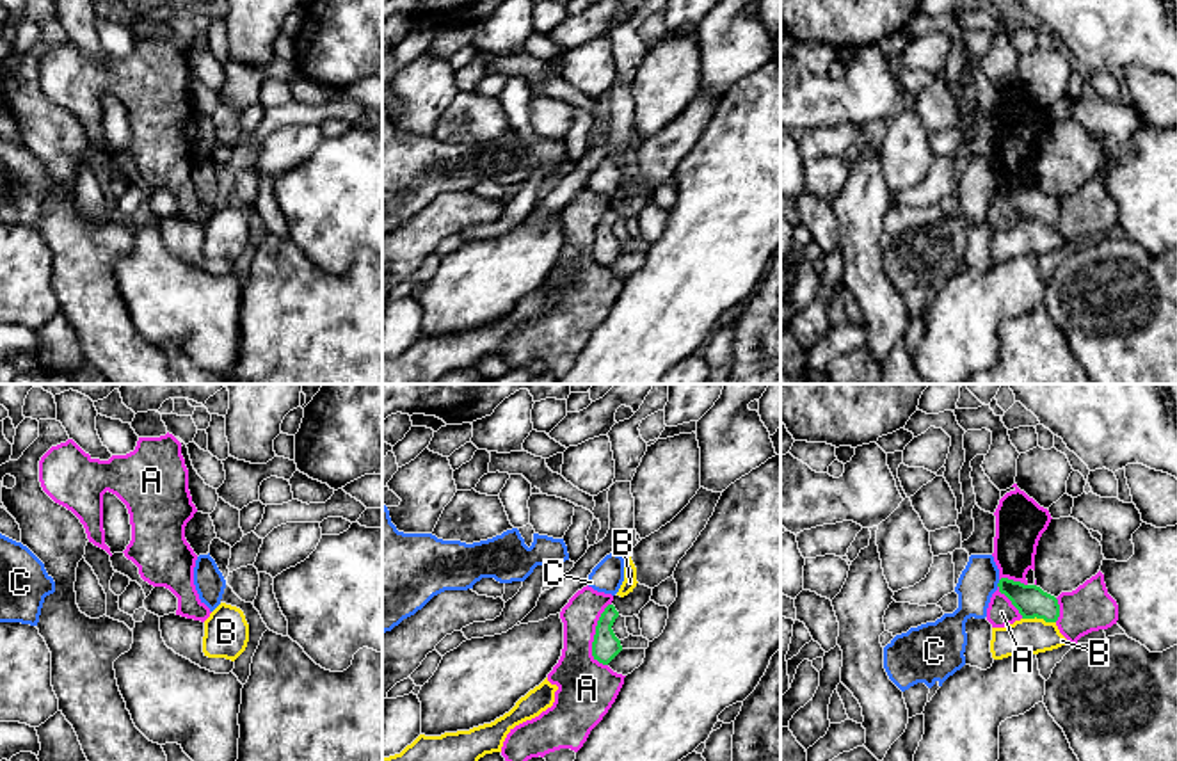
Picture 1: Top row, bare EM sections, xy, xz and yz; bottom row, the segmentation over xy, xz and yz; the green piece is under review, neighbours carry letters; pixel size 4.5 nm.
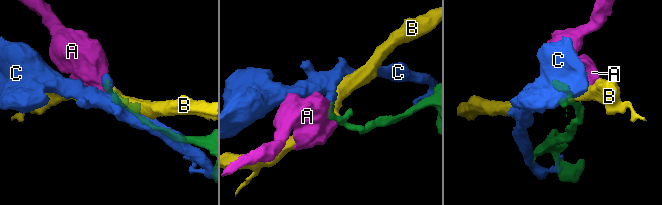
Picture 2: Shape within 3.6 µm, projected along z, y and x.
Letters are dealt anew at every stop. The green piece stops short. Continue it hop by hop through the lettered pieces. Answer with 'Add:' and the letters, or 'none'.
Add: none

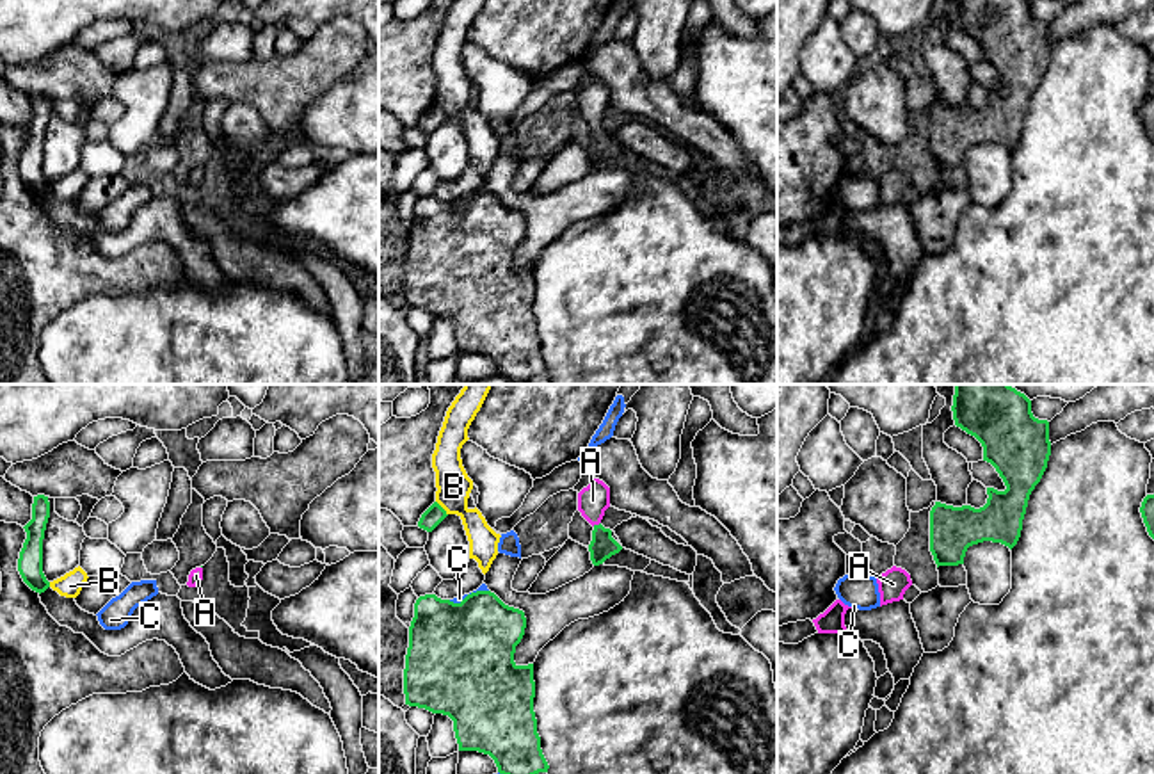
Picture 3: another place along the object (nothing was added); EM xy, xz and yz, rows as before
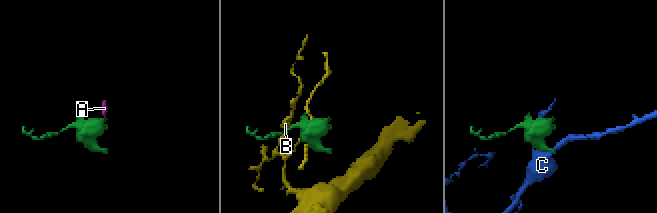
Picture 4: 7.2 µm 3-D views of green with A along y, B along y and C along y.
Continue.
Add: A

